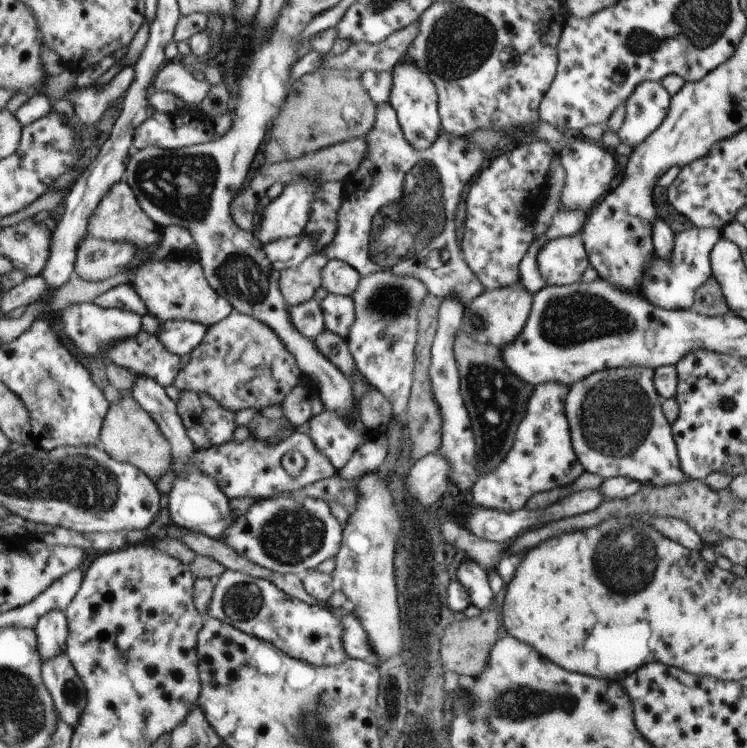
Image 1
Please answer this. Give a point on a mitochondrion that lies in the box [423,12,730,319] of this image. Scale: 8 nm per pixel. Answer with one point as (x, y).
(637, 42)

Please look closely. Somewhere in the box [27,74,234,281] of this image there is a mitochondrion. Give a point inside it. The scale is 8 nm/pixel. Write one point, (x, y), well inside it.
(182, 184)

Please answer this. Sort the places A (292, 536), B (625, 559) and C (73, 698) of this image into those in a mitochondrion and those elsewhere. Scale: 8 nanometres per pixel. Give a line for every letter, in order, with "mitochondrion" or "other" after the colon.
A: mitochondrion
B: mitochondrion
C: mitochondrion

